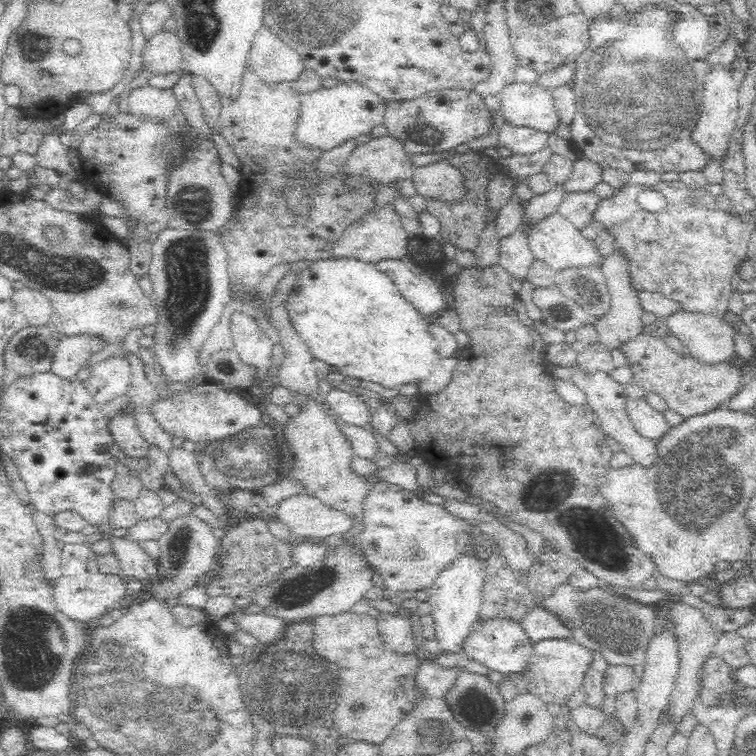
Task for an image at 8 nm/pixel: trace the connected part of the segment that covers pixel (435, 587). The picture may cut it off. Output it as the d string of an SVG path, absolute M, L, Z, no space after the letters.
M464 557L455 560L434 584L426 590L429 593L428 603L431 605L431 616L434 620L435 644L430 647L430 654L434 657L461 655L465 652L466 639L472 634L478 620L481 593L486 572L476 559Z

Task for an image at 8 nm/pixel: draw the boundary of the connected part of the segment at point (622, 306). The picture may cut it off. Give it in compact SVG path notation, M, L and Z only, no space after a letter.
M616 248L610 256L606 256L606 262L602 264L602 272L606 276L605 282L611 296L610 312L599 318L595 324L598 340L610 350L620 350L626 358L622 366L618 366L612 372L609 372L609 375L623 387L628 386L630 382L634 383L631 362L627 360L627 354L625 354L626 345L645 332L646 322L649 318L640 302L639 290L632 285L630 264L632 264L632 260L623 251L623 248L620 248L620 250Z

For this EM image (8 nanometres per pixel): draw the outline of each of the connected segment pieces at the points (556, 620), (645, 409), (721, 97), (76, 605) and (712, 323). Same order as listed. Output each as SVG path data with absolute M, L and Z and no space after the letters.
M534 608L520 621L534 643L573 636L573 628L558 613L546 608Z
M629 397L627 411L636 432L646 439L656 442L672 428L666 421L664 413L654 409L644 399Z
M713 66L710 74L705 73L704 98L701 98L700 116L697 124L691 131L692 143L700 147L706 155L706 163L709 160L724 160L729 145L733 139L734 130L737 128L738 116L738 90L739 84L732 79L731 73L726 73L724 69Z
M101 572L93 573L92 576L74 576L74 578L57 578L58 582L53 596L53 601L60 612L70 616L72 620L82 620L90 622L92 618L98 618L102 612L123 606L124 602L130 598L130 592L126 589L126 582L122 574L102 574Z
M680 311L665 319L669 329L676 338L680 339L692 360L702 365L715 367L721 364L738 362L734 338L736 338L733 324L727 323L721 317L711 314Z

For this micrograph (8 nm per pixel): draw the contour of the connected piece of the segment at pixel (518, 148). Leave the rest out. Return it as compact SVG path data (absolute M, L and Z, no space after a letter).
M504 123L498 132L498 146L505 146L514 154L534 154L546 147L548 134L532 128Z

